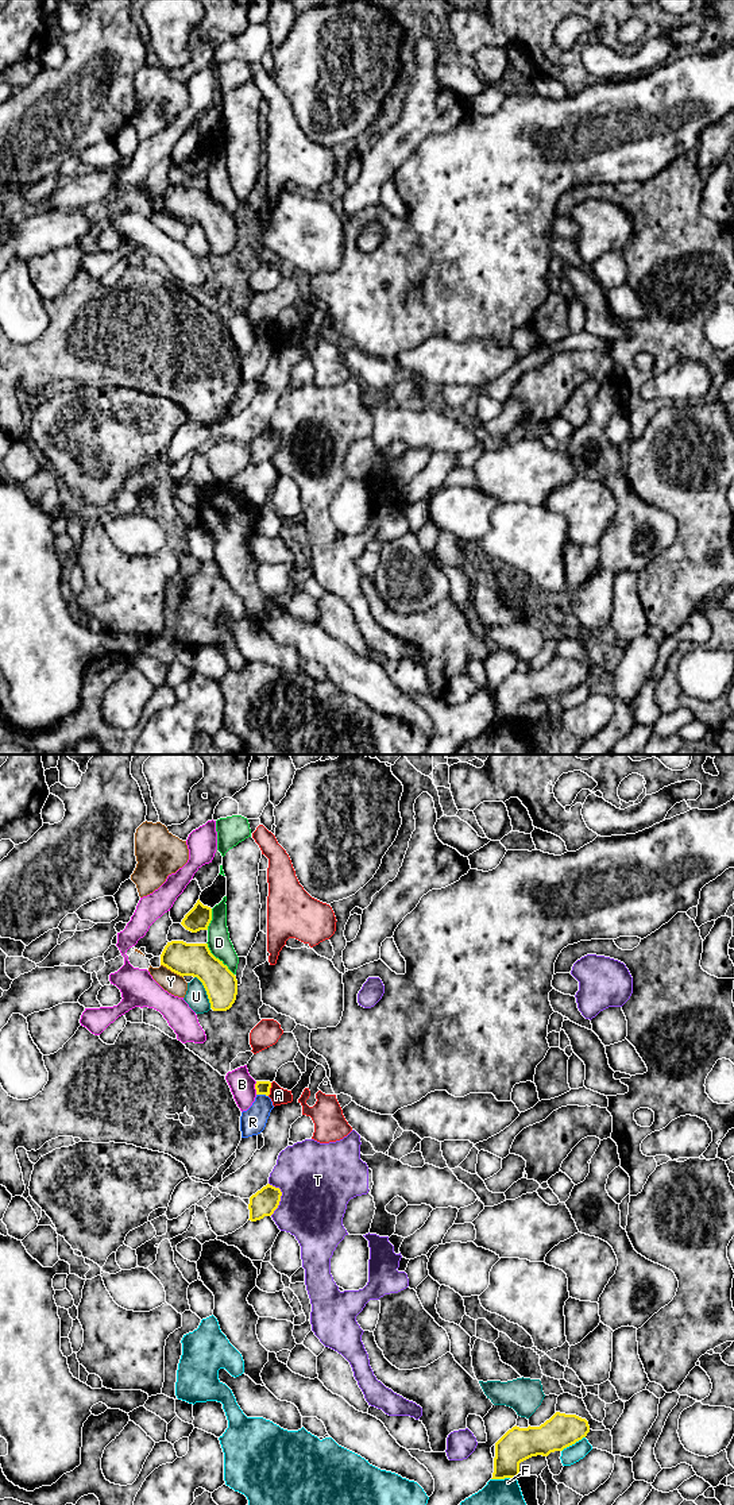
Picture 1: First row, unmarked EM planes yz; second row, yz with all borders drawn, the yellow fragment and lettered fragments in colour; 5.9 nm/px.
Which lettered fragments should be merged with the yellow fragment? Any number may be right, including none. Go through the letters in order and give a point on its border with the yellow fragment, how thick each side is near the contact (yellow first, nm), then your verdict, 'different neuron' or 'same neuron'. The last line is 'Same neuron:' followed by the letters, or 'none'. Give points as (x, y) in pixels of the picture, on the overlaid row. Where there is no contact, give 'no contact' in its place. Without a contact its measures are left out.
A: meets yellow in yz at (269, 1089); 80 nm thick on the yellow side, 100 nm on the other; different neuron
B: meets yellow in yz at (255, 1088); 80 nm thick on the yellow side, 150 nm on the other; different neuron
D: meets yellow in yz at (217, 959); 200 nm thick on the yellow side, 140 nm on the other; different neuron
F: meets yellow in yz at (503, 1478); 200 nm thick on the yellow side, 160 nm on the other; different neuron
R: meets yellow in yz at (262, 1093); 80 nm thick on the yellow side, 160 nm on the other; different neuron
T: meets yellow in yz at (279, 1197); 160 nm thick on the yellow side, 440 nm on the other; different neuron
U: meets yellow in yz at (207, 992); 200 nm thick on the yellow side, 130 nm on the other; different neuron
Y: meets yellow in yz at (172, 971); 200 nm thick on the yellow side, 120 nm on the other; different neuron
Same neuron: none

